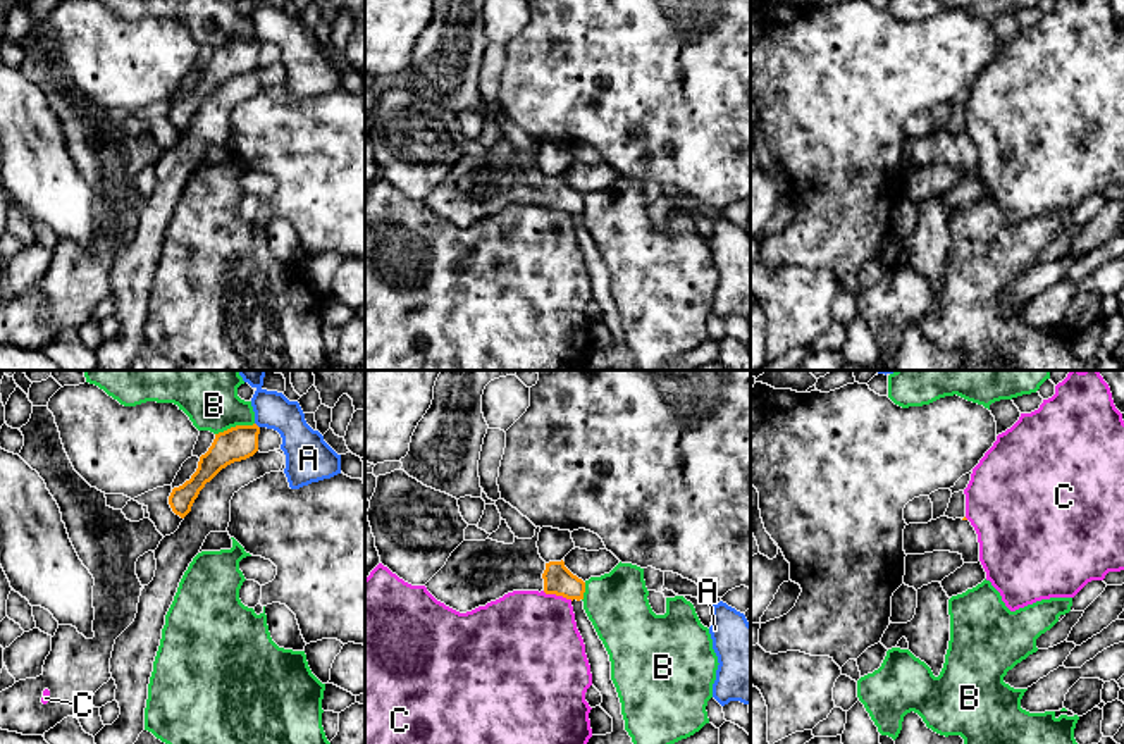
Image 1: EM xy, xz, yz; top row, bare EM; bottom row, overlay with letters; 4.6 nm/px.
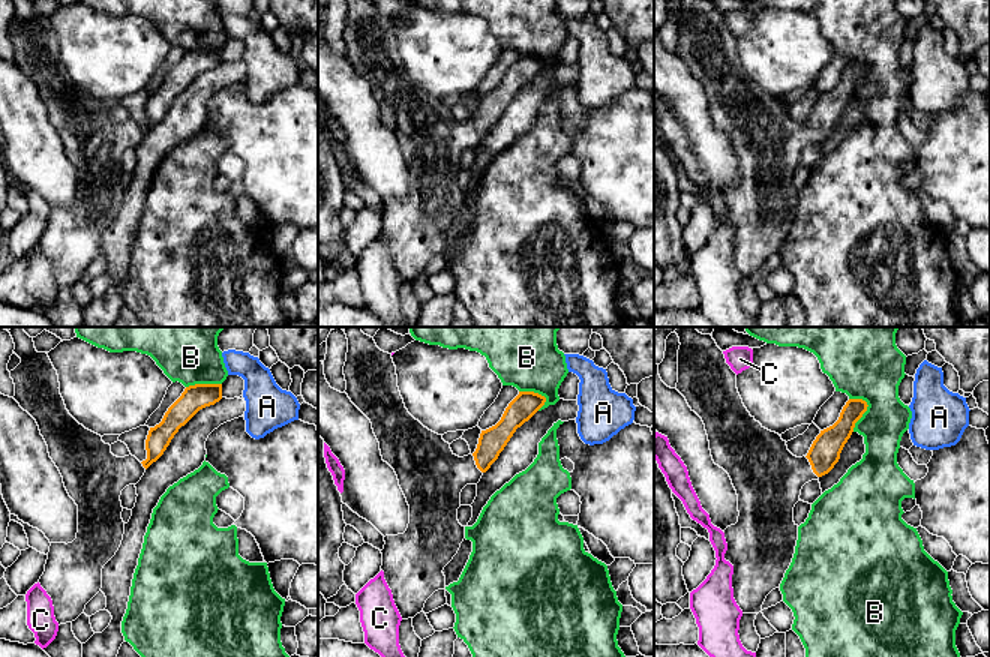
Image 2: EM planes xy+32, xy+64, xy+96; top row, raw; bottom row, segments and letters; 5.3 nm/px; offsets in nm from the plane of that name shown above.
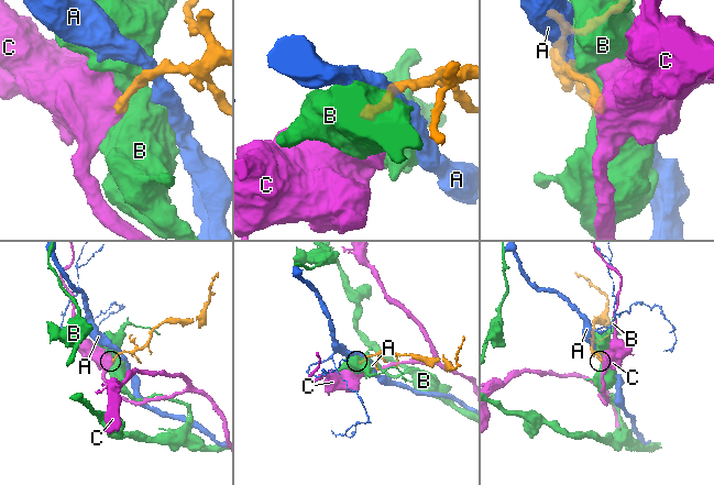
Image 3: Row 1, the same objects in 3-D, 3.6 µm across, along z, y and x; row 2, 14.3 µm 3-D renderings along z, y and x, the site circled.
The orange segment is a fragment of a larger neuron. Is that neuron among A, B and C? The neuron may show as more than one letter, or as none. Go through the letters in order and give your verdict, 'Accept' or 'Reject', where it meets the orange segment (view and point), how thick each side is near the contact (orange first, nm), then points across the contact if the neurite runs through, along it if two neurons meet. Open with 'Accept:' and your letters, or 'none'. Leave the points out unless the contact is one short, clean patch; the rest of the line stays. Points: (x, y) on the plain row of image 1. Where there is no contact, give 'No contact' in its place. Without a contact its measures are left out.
Accept: none
A: Reject. Touches orange at xy (257, 40). Thickness 160 nm (orange) against 190 nm. Boundary: xy (255, 37), (259, 42)
B: Reject. Touches orange at xy (236, 40). Thickness 160 nm (orange) against 220 nm
C: Reject. Touches orange at xz (558, 209). Thickness 140 nm (orange) against 460 nm. Boundary: xz (543, 205), (572, 214)

